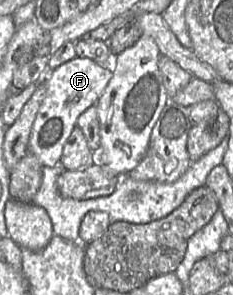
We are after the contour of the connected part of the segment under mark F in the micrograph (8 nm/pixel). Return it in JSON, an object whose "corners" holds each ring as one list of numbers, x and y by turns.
{"corners":[[78,56,55,69,49,70,45,79,46,95,37,112,28,143,28,151,34,154,43,166,59,166,63,147,73,129,77,126,78,117,89,107,96,105,112,75,112,63,109,65,99,65,92,59]]}

